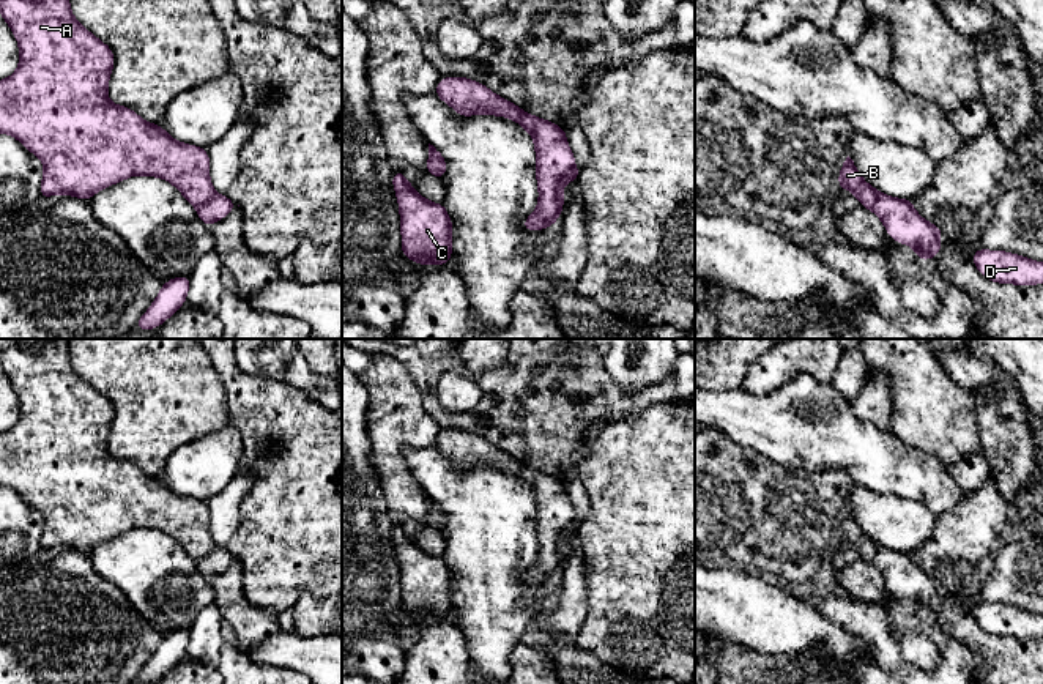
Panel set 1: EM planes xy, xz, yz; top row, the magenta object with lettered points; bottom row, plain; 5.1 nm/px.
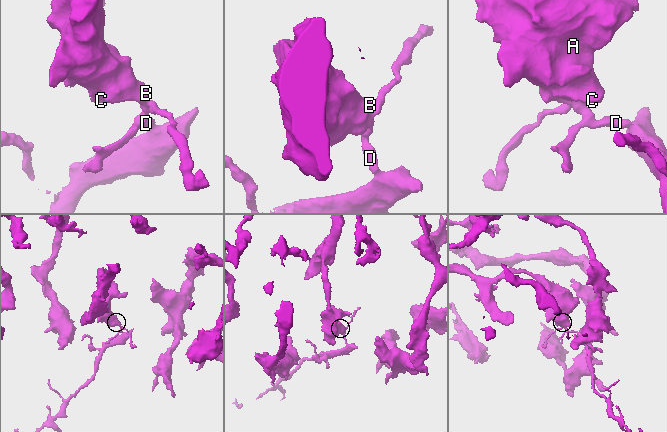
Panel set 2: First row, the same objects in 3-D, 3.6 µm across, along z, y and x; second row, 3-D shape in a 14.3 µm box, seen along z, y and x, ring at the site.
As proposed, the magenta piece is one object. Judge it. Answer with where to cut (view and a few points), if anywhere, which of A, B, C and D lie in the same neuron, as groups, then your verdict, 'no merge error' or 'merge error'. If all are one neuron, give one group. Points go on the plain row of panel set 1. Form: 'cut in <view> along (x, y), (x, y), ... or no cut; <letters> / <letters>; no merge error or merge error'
cut in xz along (574, 519), (560, 533), (556, 541), (556, 557), (561, 561); A B C / D; merge error

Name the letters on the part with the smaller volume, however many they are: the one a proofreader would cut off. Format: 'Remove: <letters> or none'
Remove: D

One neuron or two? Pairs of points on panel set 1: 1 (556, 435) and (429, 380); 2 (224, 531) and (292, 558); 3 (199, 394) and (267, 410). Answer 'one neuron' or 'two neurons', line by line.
1: one neuron
2: two neurons
3: two neurons

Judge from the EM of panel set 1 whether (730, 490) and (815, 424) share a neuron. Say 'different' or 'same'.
different

